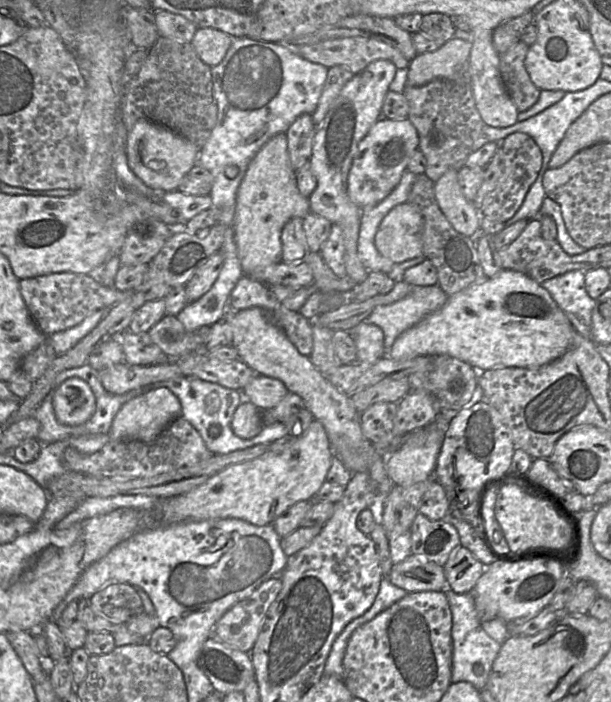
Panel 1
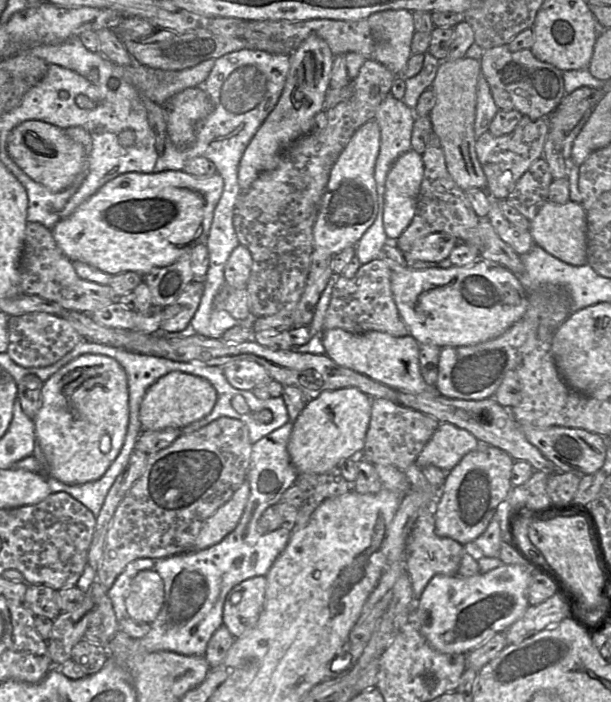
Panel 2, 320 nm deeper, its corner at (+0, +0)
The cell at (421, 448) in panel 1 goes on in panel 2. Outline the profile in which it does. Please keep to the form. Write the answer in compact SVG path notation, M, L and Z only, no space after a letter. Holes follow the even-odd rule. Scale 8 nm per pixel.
M442 422L414 463L421 469L433 465L449 472L466 454L479 446L479 441L470 432Z

